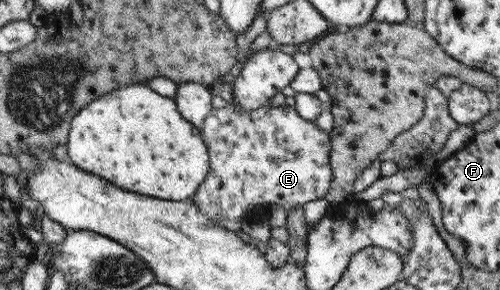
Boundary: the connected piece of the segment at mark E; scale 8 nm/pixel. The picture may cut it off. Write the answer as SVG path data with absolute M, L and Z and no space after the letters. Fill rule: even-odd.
M226 103L222 108L213 108L202 121L202 138L206 142L209 173L191 196L194 205L208 220L222 226L224 220L246 220L258 212L268 212L272 204L292 210L310 200L324 198L332 178L330 169L330 135L318 128L314 121L304 120L293 107L258 107L250 111L236 109L234 103Z

